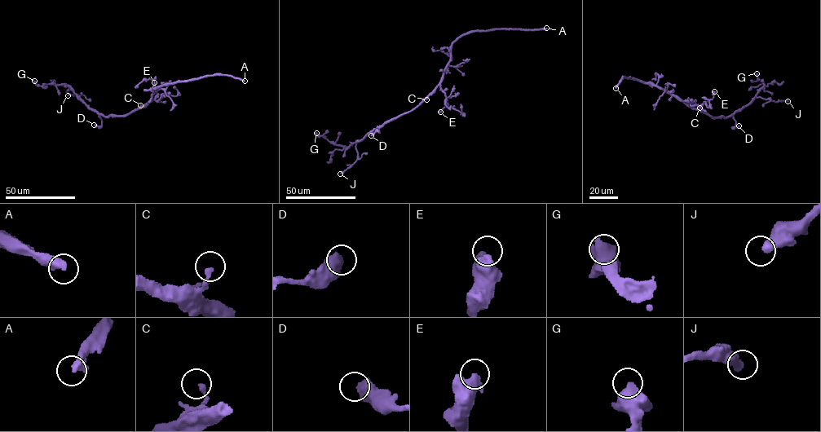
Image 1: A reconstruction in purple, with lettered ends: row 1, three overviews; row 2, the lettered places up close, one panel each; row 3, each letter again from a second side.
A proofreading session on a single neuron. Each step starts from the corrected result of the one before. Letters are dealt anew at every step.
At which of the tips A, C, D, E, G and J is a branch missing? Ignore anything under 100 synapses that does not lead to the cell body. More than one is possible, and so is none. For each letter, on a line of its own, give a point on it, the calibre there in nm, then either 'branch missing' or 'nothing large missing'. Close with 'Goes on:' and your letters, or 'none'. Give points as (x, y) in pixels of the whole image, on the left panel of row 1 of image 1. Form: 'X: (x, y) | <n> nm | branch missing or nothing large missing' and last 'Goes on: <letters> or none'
A: (244, 81) | 440 nm | branch missing
C: (140, 105) | 240 nm | nothing large missing
D: (94, 125) | 550 nm | nothing large missing
E: (154, 82) | 650 nm | nothing large missing
G: (34, 81) | 600 nm | nothing large missing
J: (68, 95) | 460 nm | nothing large missing
Goes on: A

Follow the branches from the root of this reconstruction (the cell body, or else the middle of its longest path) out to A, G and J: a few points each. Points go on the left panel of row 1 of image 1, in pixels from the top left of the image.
A: (145, 104), (151, 99), (154, 89), (164, 85), (216, 75), (231, 75), (244, 81)
G: (145, 104), (126, 114), (105, 116), (90, 109), (68, 85), (37, 85), (34, 81)
J: (145, 104), (126, 114), (107, 116), (90, 109), (78, 97), (81, 94), (78, 96), (68, 95)

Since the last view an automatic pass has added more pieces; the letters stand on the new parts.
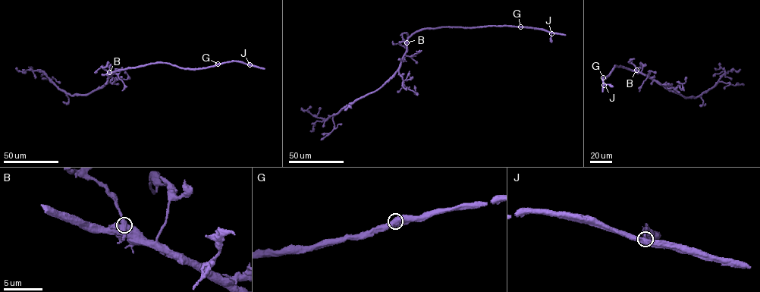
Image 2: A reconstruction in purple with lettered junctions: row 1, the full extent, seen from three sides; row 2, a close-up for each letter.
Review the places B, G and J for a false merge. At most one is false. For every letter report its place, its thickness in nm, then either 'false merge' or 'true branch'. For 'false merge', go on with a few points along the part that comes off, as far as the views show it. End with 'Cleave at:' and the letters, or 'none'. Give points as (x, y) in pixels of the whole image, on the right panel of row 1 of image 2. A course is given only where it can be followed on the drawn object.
B: (636, 70) | 600 nm | false merge | (636, 70), (633, 64), (629, 62), (634, 58)
G: (603, 77) | 700 nm | true branch
J: (604, 85) | 400 nm | true branch
Cleave at: B

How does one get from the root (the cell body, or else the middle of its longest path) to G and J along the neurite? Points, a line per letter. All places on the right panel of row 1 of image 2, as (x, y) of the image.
G: (631, 70), (615, 65), (607, 76), (603, 77)
J: (631, 70), (615, 65), (604, 79), (602, 77), (604, 85)

